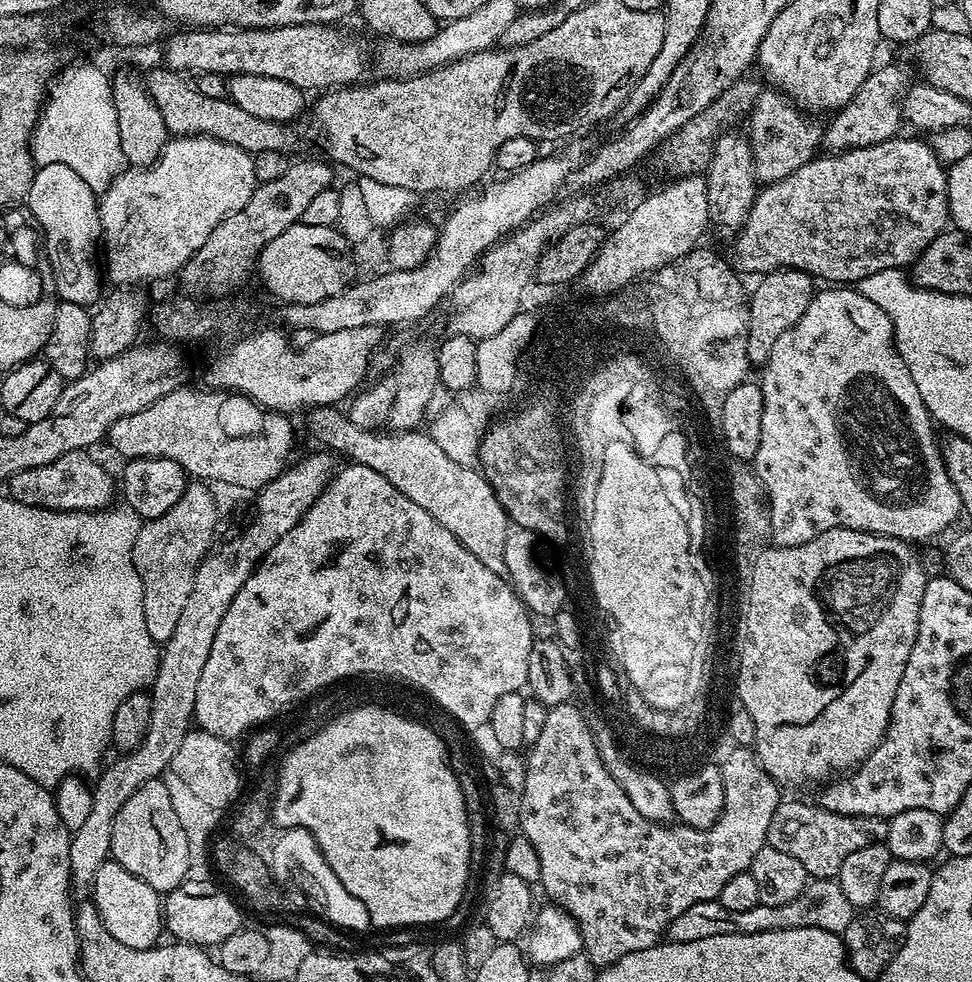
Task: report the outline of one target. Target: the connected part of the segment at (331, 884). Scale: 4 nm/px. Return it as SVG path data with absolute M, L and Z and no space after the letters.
M288 828L283 829L277 836L270 848L270 856L268 858L270 862L269 875L274 882L284 882L285 885L289 885L290 878L294 874L294 867L300 866L304 868L306 872L310 872L316 882L322 886L324 890L324 896L326 896L326 904L330 908L330 914L332 917L329 919L329 923L335 925L337 928L352 932L362 932L365 929L368 930L371 927L369 922L369 914L364 902L359 901L358 898L350 894L346 886L342 885L338 876L334 874L334 870L330 869L330 864L326 862L325 856L321 853L320 847L312 834L305 828Z

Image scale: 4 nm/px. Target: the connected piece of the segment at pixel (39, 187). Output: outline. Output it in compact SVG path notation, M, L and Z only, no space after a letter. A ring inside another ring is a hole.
M50 163L48 166L39 167L34 173L31 182L31 188L28 191L28 195L26 197L26 206L31 214L32 218L36 221L39 226L41 233L44 237L44 251L48 255L48 260L51 263L52 273L53 273L53 281L54 285L56 284L56 290L60 297L58 297L62 302L74 302L76 305L82 305L84 307L91 307L92 303L95 305L99 298L101 297L102 291L100 292L100 276L102 280L102 274L98 272L98 266L96 264L96 256L98 260L98 245L101 241L103 232L101 230L101 220L100 220L100 211L99 211L99 199L97 193L94 193L90 190L90 186L86 184L86 182L82 181L82 178L79 177L77 173L70 166L65 166L62 163Z

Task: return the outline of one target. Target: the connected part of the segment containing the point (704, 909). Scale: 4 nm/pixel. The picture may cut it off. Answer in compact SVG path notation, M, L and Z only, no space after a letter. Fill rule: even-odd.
M813 879L804 887L804 892L794 902L782 902L782 906L766 906L759 904L750 910L731 912L722 906L719 899L698 902L690 906L690 910L682 910L678 918L669 926L666 933L671 942L698 942L698 938L714 938L714 934L758 934L770 930L786 930L787 928L817 928L842 934L846 926L850 926L854 909L846 894L842 894L842 886L835 879Z

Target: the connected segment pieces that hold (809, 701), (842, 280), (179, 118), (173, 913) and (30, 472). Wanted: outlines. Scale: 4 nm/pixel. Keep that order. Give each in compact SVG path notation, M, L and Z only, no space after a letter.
M835 528L802 542L802 546L778 548L761 547L761 557L756 565L755 584L752 587L751 613L748 615L748 636L743 637L741 664L737 670L736 694L741 707L749 712L756 727L754 751L756 757L776 783L788 788L804 788L807 784L831 781L837 774L847 773L861 764L882 742L890 722L890 710L894 706L894 694L898 694L898 682L902 682L902 670L914 650L914 638L918 638L918 618L922 610L922 594L930 576L921 557L907 540L890 538L873 532L859 532L849 528Z
M893 138L887 140L886 142L878 142L874 146L869 148L855 148L849 152L837 152L835 154L820 154L817 155L810 162L806 162L798 170L794 170L794 174L790 174L786 178L782 178L778 182L773 184L763 185L757 191L753 202L750 214L746 219L744 219L744 224L735 233L734 239L736 239L736 260L734 259L734 264L741 273L744 272L756 272L755 274L763 274L765 272L777 272L779 268L797 268L800 272L806 272L809 276L813 278L819 278L828 280L824 282L831 282L836 286L856 286L859 285L862 278L870 278L870 274L878 274L878 270L894 270L895 268L904 270L909 266L915 264L916 260L922 254L922 250L926 250L926 246L930 246L930 242L934 242L934 238L938 238L938 234L942 234L949 227L950 217L948 215L948 174L946 171L946 165L944 161L938 158L938 154L932 149L931 143L927 139L924 140L900 140L901 138Z
M159 66L146 76L146 87L154 106L158 106L162 114L162 122L166 122L169 133L177 136L209 136L222 142L230 142L242 150L257 154L266 150L284 152L296 144L296 136L292 133L291 123L279 124L266 118L254 118L242 110L242 106L227 98L210 98L202 94L191 83L184 81L181 73L173 72L167 66Z
M183 880L175 890L163 897L164 928L169 937L181 944L198 944L201 946L218 946L230 938L245 923L238 905L232 901L231 891L223 892L216 884L208 880Z
M88 450L71 452L62 454L62 458L54 458L52 464L15 472L6 481L7 491L12 499L26 506L38 506L59 512L99 512L113 503L112 495L117 495L118 484L114 476L92 455Z

